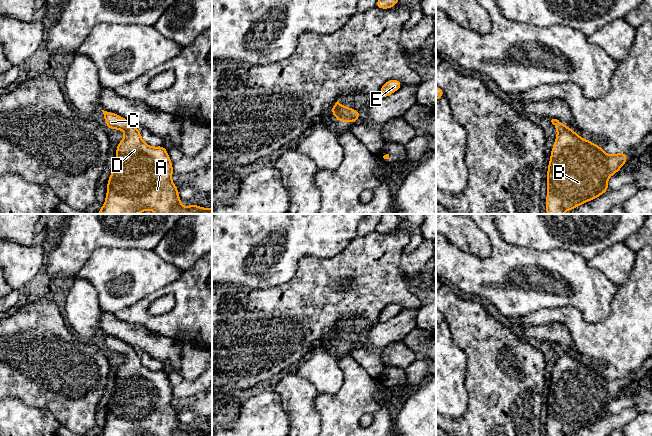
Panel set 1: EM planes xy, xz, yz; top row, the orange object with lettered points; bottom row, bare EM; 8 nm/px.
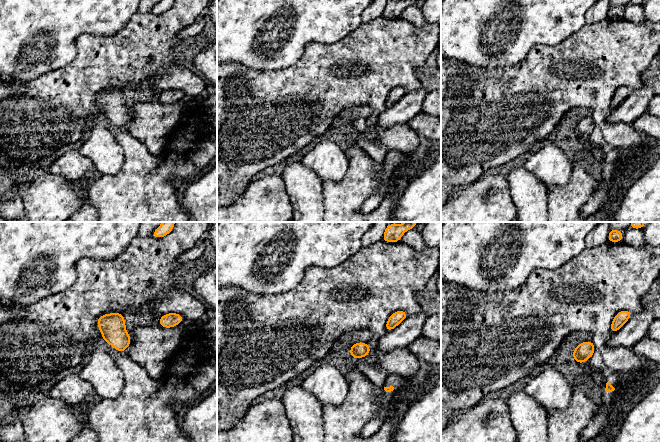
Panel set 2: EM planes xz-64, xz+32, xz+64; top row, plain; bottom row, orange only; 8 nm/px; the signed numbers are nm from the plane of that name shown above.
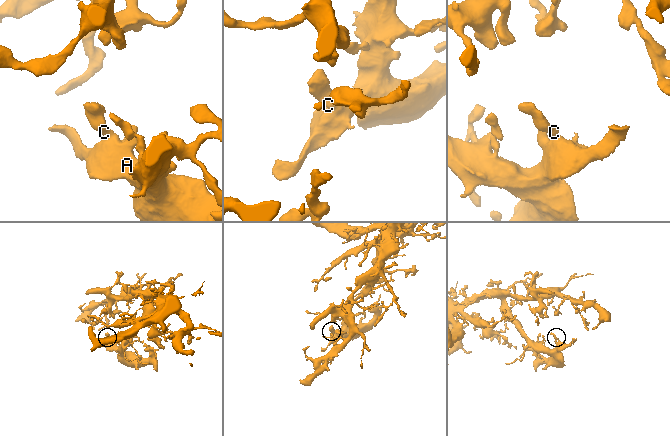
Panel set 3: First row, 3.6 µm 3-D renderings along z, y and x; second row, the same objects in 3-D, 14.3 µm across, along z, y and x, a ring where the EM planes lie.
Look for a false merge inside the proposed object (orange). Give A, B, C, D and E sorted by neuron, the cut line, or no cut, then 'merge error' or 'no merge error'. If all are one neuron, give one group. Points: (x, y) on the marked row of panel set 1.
A B C D E; no cut; no merge error

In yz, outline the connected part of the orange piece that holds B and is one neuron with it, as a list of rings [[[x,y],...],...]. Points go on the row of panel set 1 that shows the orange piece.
[[[552,119],[551,122],[557,129],[557,136],[547,169],[546,213],[564,214],[565,211],[573,210],[606,193],[609,190],[608,179],[628,160],[624,151],[608,155],[600,145],[594,145],[591,140],[581,138],[561,121]]]

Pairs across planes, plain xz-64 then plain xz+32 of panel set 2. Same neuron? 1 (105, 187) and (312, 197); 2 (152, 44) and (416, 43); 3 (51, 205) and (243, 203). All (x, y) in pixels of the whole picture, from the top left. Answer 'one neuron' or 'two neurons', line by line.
1: two neurons
2: one neuron
3: one neuron

